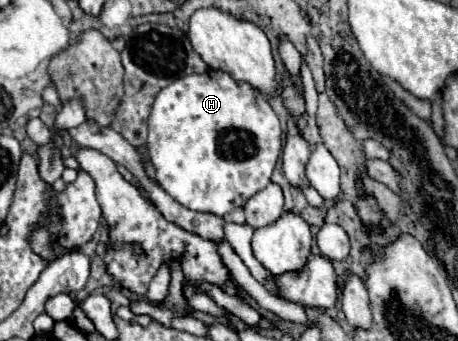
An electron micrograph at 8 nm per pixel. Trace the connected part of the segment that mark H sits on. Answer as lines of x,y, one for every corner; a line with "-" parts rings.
208,70
174,80
156,96
148,118
148,150
156,180
182,206
196,212
224,216
244,206
254,192
270,184
272,170
282,152
282,128
264,94
250,84
238,84
230,74

